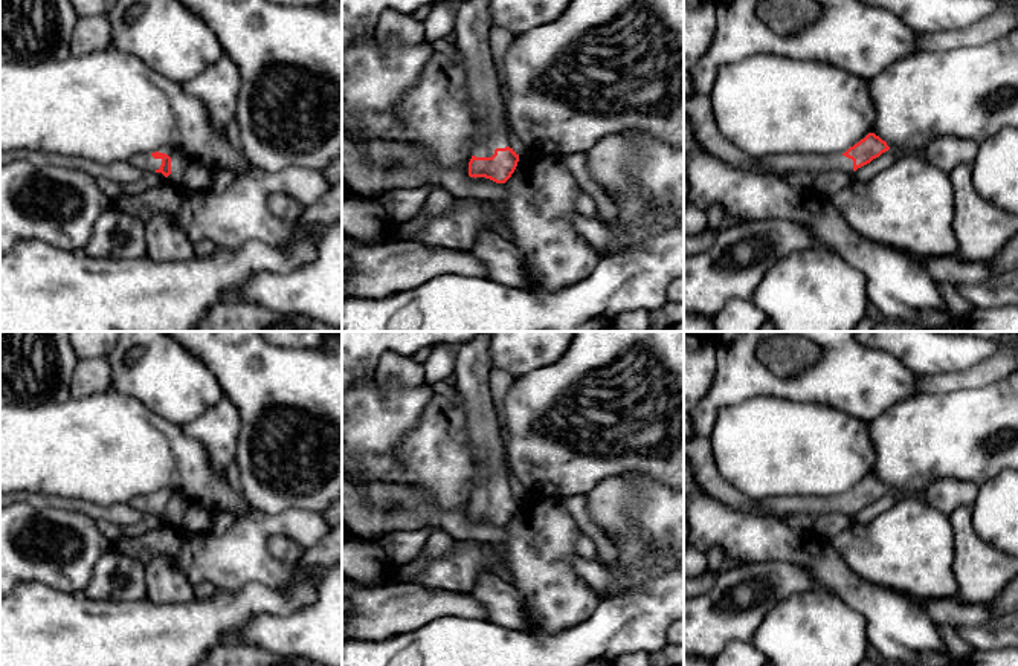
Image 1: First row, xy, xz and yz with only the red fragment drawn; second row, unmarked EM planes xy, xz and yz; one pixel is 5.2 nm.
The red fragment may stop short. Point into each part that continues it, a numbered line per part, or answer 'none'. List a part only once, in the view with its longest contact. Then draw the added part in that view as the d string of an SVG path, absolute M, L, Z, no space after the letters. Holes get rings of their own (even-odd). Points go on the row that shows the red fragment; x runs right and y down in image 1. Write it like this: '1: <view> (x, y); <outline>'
1: xz (472, 28); M490 0L456 3L452 40L466 58L469 98L478 122L478 137L472 154L476 157L491 157L496 148L508 147L501 84L488 43L490 27Z

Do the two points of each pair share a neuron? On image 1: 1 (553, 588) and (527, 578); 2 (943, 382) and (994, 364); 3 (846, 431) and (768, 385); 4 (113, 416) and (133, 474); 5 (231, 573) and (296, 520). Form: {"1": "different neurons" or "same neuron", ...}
{"1": "same neuron", "2": "same neuron", "3": "different neurons", "4": "same neuron", "5": "same neuron"}

